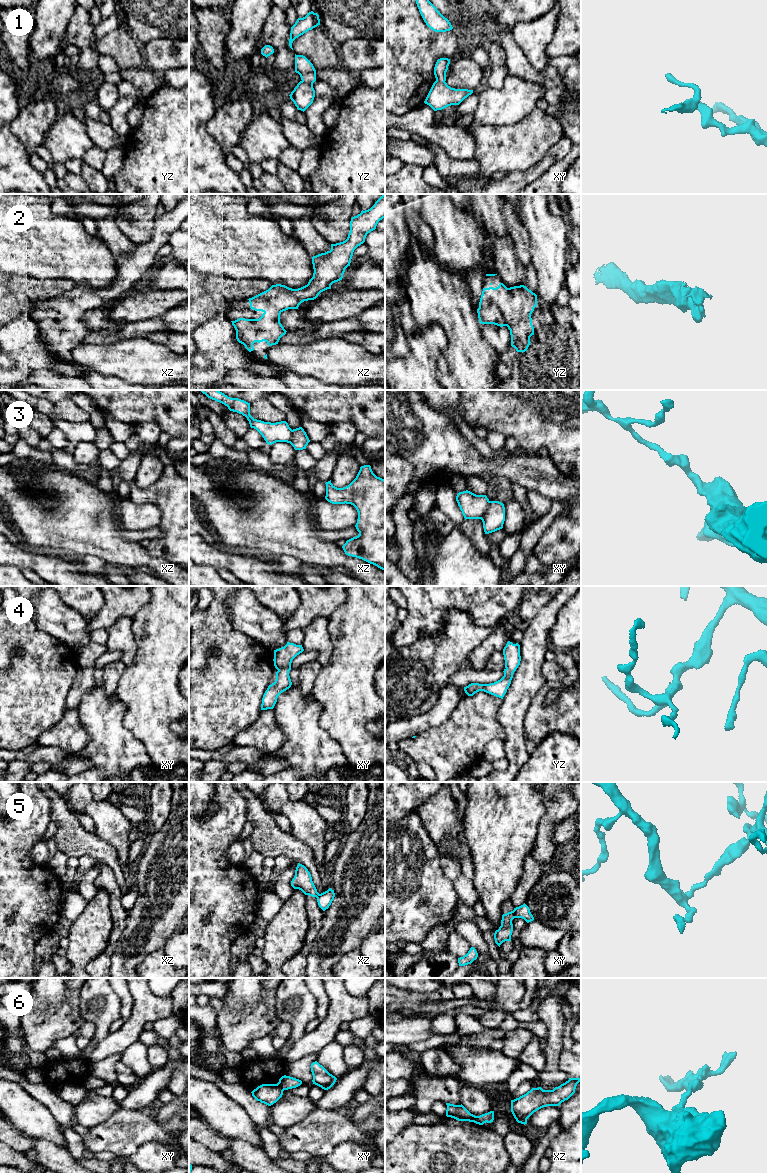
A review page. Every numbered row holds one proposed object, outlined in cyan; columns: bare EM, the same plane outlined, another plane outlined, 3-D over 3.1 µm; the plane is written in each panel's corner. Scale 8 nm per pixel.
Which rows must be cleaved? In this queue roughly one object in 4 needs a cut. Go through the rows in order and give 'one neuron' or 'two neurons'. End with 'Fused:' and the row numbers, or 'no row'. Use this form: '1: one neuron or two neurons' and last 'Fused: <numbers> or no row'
1: one neuron
2: one neuron
3: two neurons
4: one neuron
5: two neurons
6: two neurons
Fused: 3, 5, 6

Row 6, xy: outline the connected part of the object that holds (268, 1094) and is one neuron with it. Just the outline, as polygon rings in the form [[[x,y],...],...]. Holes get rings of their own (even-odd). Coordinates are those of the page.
[[[262,1084],[254,1089],[252,1096],[268,1106],[276,1103],[283,1095],[283,1089],[277,1084]]]

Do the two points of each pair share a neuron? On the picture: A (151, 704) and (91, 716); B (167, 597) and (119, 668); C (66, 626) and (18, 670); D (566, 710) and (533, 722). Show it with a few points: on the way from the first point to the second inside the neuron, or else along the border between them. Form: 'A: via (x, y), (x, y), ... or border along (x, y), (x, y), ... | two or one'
A: border along (118, 697), (125, 705), (123, 725), (131, 732) | two
B: border along (127, 666), (117, 688) | two
C: border along (36, 624), (39, 629), (69, 646) | two
D: via (558, 718), (541, 721) | one

